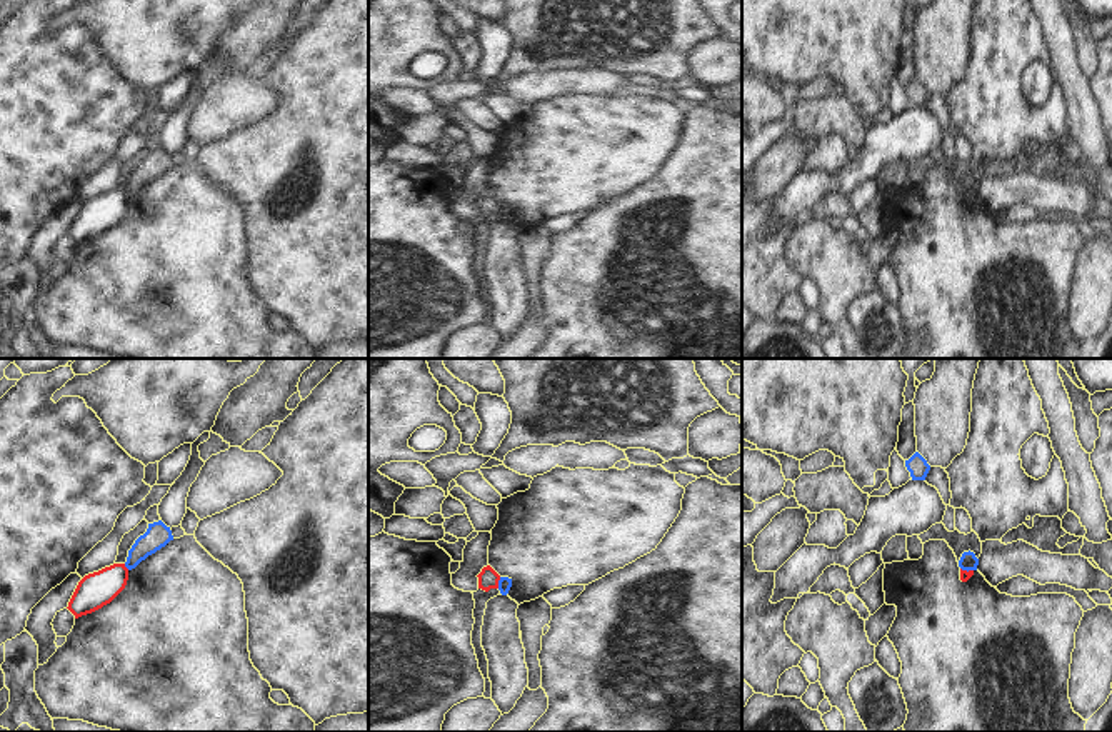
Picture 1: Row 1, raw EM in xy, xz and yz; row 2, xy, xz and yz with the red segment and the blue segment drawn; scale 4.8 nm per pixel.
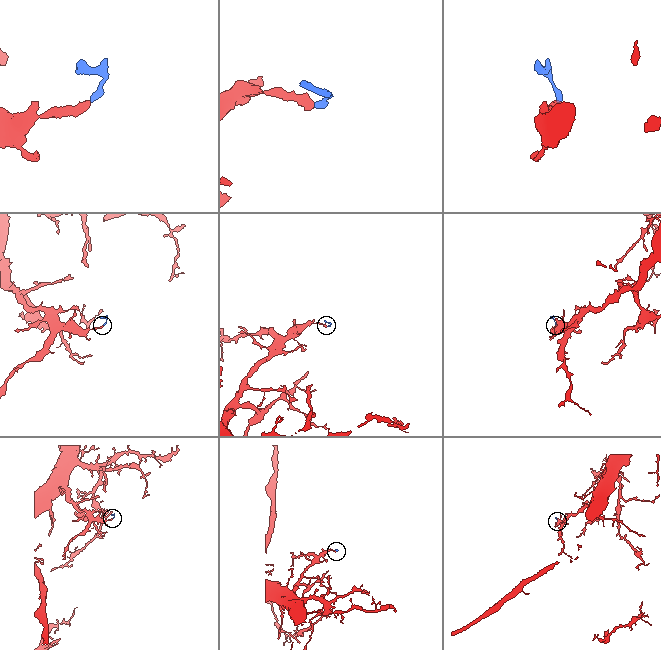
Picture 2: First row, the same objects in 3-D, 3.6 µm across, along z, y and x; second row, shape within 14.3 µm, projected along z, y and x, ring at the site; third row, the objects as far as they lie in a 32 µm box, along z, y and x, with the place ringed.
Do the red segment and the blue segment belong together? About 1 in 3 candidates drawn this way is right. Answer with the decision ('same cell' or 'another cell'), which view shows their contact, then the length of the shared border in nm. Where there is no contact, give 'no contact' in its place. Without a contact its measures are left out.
another cell | xz | 60 nm

